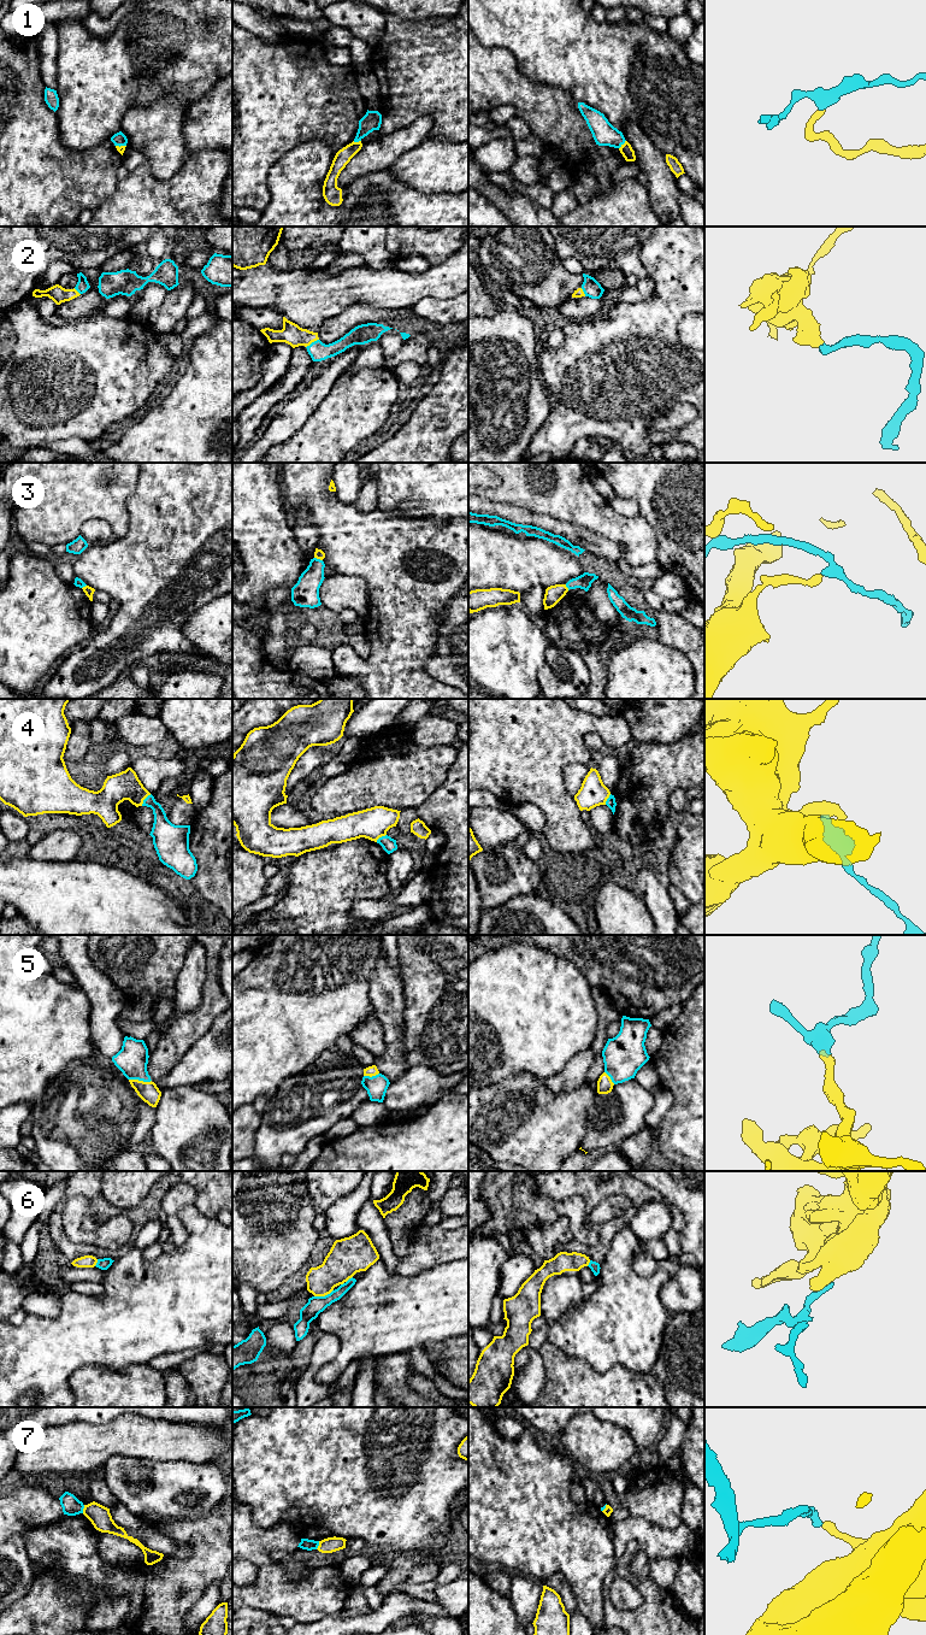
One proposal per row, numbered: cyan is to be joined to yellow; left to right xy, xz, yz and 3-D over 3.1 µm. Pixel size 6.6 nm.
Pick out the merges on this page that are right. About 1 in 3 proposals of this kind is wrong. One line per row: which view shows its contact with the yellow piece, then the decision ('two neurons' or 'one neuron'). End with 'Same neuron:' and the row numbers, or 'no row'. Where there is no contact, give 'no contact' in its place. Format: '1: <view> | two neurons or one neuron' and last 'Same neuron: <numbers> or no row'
1: yz | two neurons
2: xz | one neuron
3: xz | two neurons
4: xy | two neurons
5: xy | one neuron
6: xz | two neurons
7: xy | two neurons
Same neuron: 2, 5

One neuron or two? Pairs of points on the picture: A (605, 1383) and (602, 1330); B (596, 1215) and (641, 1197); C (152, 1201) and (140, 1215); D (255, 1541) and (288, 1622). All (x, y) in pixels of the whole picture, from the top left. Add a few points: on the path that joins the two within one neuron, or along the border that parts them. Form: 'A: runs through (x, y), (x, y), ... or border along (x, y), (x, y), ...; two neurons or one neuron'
A: border along (579, 1358), (597, 1371), (617, 1364), (633, 1371); two neurons
B: border along (607, 1197), (591, 1210); two neurons
C: runs through (149, 1205), (143, 1211); one neuron
D: border along (278, 1616), (290, 1616), (298, 1622); two neurons

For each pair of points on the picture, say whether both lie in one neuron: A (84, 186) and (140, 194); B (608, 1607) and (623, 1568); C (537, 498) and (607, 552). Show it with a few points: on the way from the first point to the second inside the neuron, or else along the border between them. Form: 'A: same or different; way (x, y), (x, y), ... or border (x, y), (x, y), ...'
A: different; border (119, 180), (116, 189), (94, 210)
B: same; way (607, 1598), (606, 1586), (613, 1576)
C: different; border (541, 515), (570, 522), (595, 533)

